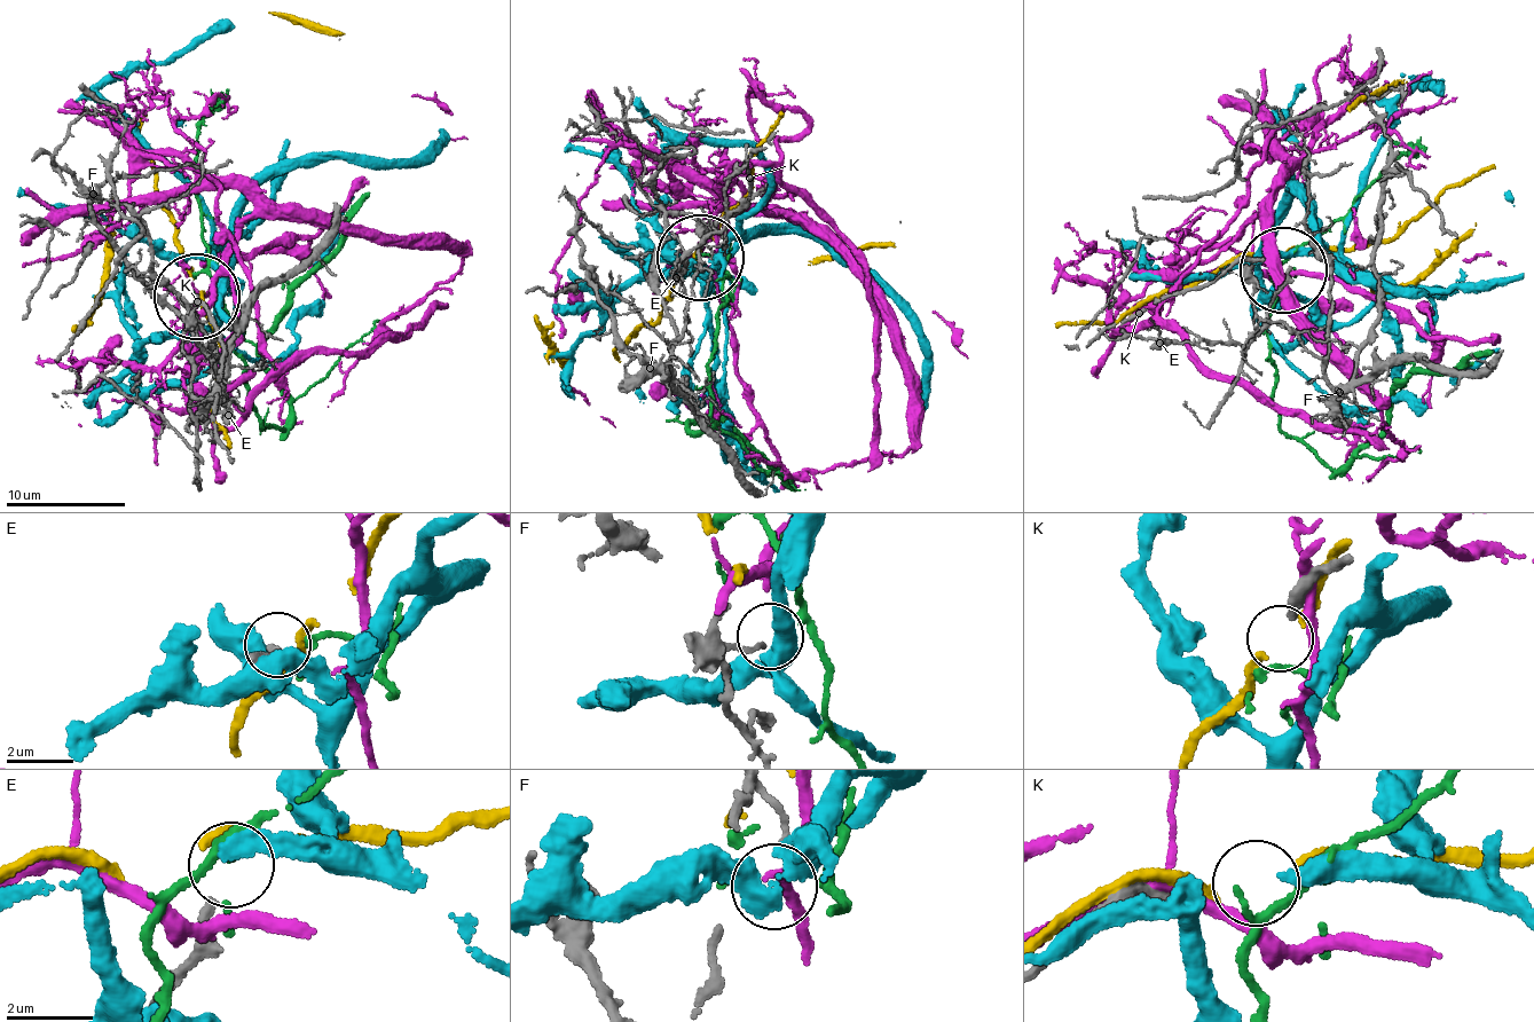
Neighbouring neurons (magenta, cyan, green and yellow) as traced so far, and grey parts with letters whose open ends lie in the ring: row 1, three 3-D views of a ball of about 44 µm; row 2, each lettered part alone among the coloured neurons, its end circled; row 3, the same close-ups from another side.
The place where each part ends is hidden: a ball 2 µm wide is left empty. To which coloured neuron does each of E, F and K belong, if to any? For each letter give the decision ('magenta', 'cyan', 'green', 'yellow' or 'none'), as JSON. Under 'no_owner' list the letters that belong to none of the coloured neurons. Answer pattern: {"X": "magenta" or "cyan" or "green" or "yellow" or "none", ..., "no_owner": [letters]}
{"E": "none", "F": "none", "K": "none", "no_owner": ["E", "F", "K"]}

